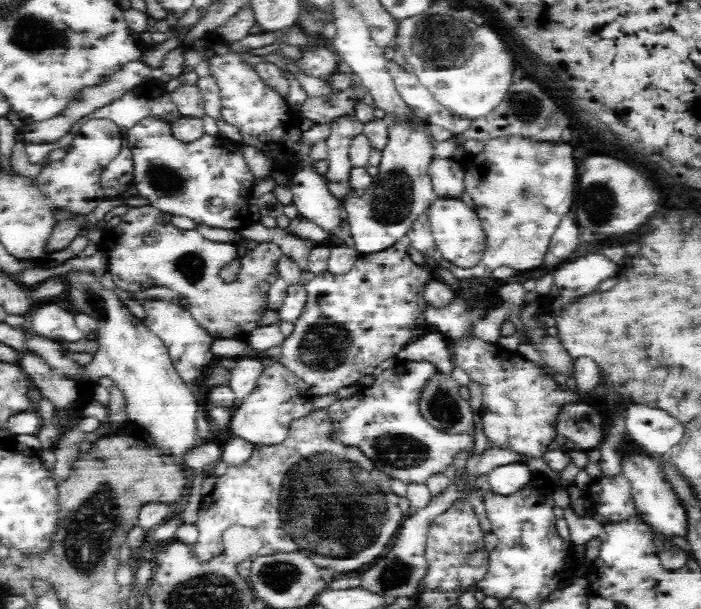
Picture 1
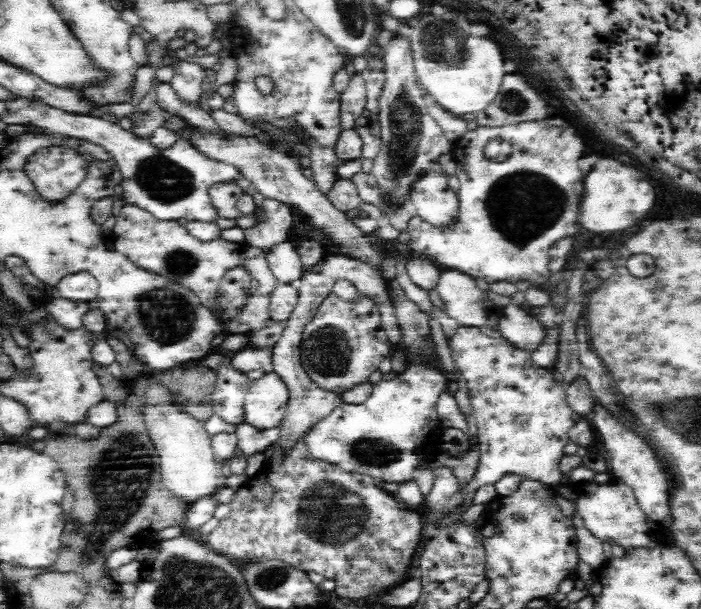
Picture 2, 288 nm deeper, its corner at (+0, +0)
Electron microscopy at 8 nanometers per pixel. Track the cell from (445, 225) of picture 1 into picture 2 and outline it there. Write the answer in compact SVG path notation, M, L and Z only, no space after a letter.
M426 172L410 192L410 202L416 208L420 220L434 228L450 232L460 216L460 200L456 192L448 188L448 180L442 174Z

